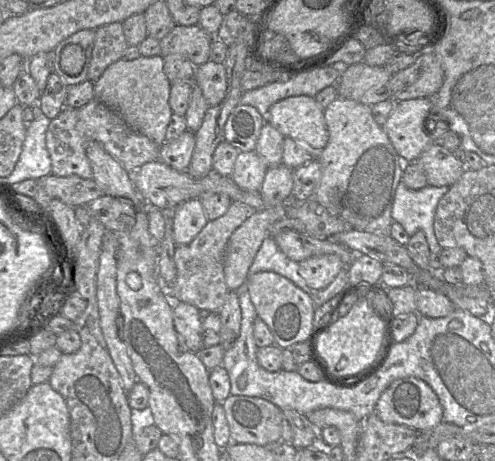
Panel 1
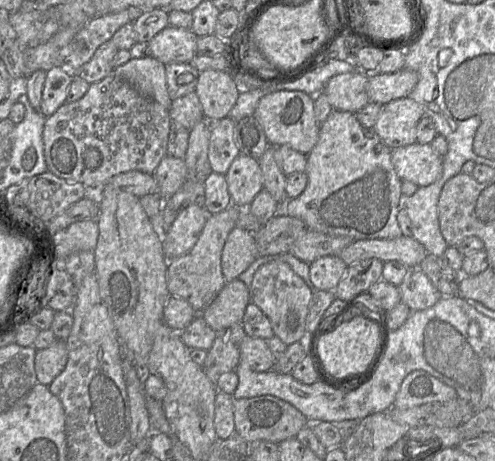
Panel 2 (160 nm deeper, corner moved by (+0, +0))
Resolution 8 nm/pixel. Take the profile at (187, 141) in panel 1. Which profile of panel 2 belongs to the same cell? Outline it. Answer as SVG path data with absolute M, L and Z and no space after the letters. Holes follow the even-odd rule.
M167 154L159 163L153 176L158 186L158 194L163 199L168 199L182 187L187 179L185 160Z

